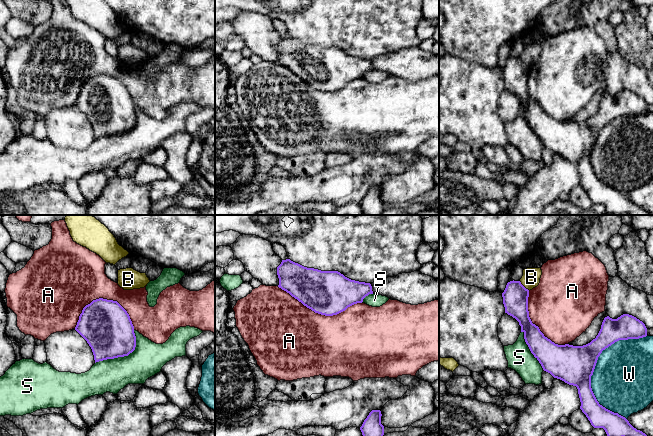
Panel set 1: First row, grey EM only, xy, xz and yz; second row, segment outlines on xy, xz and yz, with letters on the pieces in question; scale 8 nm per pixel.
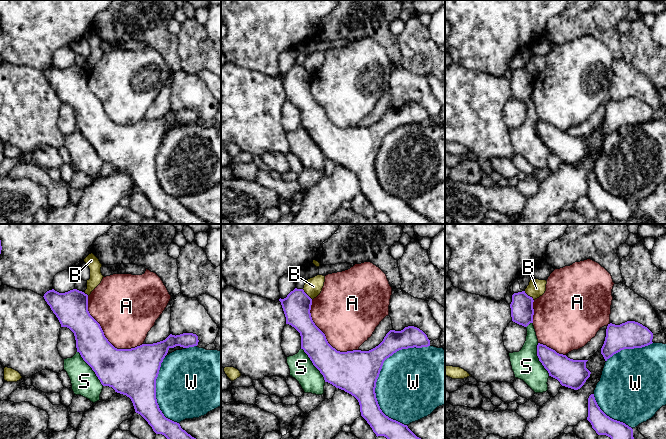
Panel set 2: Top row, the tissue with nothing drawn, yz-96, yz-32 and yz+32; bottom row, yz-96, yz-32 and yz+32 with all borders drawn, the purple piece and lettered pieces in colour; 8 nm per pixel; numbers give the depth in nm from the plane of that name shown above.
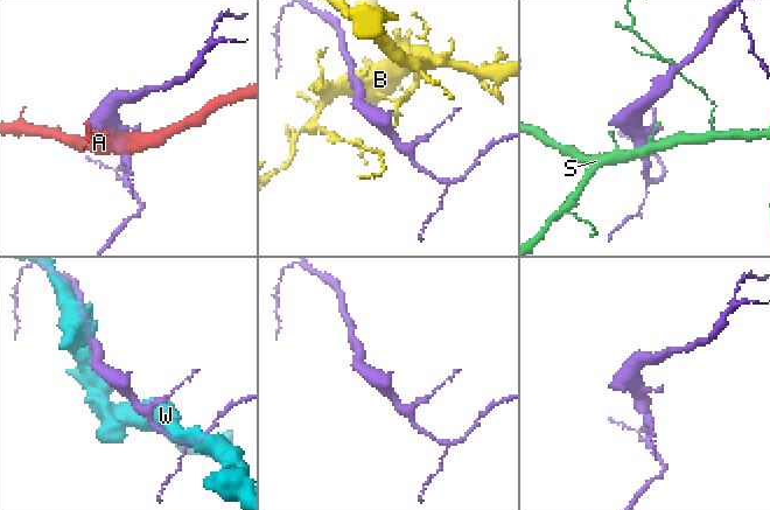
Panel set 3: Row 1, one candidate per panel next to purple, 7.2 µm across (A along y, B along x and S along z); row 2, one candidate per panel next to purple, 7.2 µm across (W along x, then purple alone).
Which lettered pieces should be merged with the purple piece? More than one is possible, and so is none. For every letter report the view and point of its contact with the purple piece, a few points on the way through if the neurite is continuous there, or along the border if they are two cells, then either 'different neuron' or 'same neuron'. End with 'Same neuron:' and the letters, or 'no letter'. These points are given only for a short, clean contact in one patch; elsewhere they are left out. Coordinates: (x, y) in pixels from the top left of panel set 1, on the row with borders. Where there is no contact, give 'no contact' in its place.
A: contact xz (319, 313); different neuron
B: contact yz (523, 286); border yz (519, 281), (529, 290); different neuron
S: contact xy (124, 355); different neuron
W: contact yz (594, 368); different neuron
Same neuron: no letter

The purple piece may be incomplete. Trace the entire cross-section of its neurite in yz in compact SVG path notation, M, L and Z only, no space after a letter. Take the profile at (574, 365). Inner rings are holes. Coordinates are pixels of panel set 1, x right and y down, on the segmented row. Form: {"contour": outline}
{"contour": "M520 281L508 282L502 297L505 313L519 322L521 332L524 333L525 342L543 370L550 373L554 378L577 387L581 402L580 409L594 428L603 428L607 436L647 436L642 431L634 428L625 417L600 405L591 388L591 376L602 351L619 340L646 337L647 328L642 321L629 314L623 314L617 319L607 316L602 322L598 335L590 343L583 346L558 345L545 337L539 327L532 323L528 311L529 290Z"}

